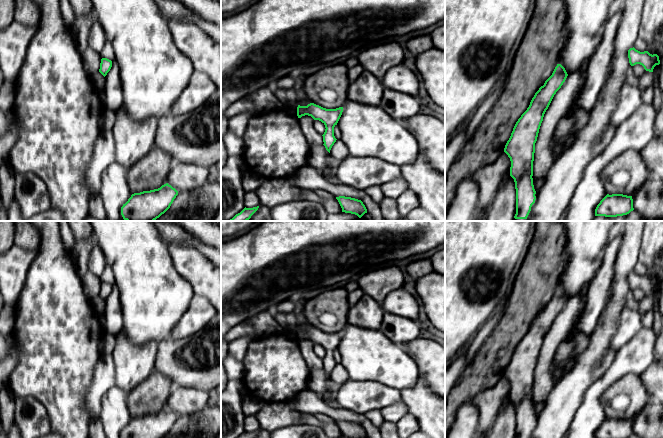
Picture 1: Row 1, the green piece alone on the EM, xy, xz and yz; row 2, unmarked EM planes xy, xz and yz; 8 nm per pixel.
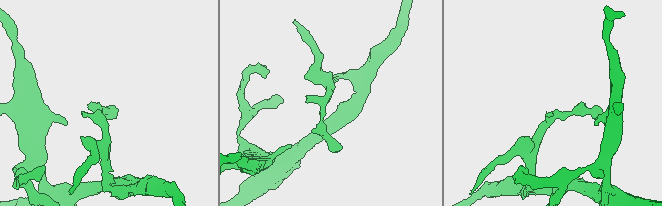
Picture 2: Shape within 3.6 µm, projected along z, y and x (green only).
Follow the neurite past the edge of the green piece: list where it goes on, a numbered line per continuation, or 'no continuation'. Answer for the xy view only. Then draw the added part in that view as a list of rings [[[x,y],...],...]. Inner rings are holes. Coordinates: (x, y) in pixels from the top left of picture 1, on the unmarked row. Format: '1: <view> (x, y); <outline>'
no continuation

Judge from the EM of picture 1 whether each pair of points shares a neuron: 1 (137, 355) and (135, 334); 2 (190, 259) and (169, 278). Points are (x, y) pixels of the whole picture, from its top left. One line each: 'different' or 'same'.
1: different
2: different

